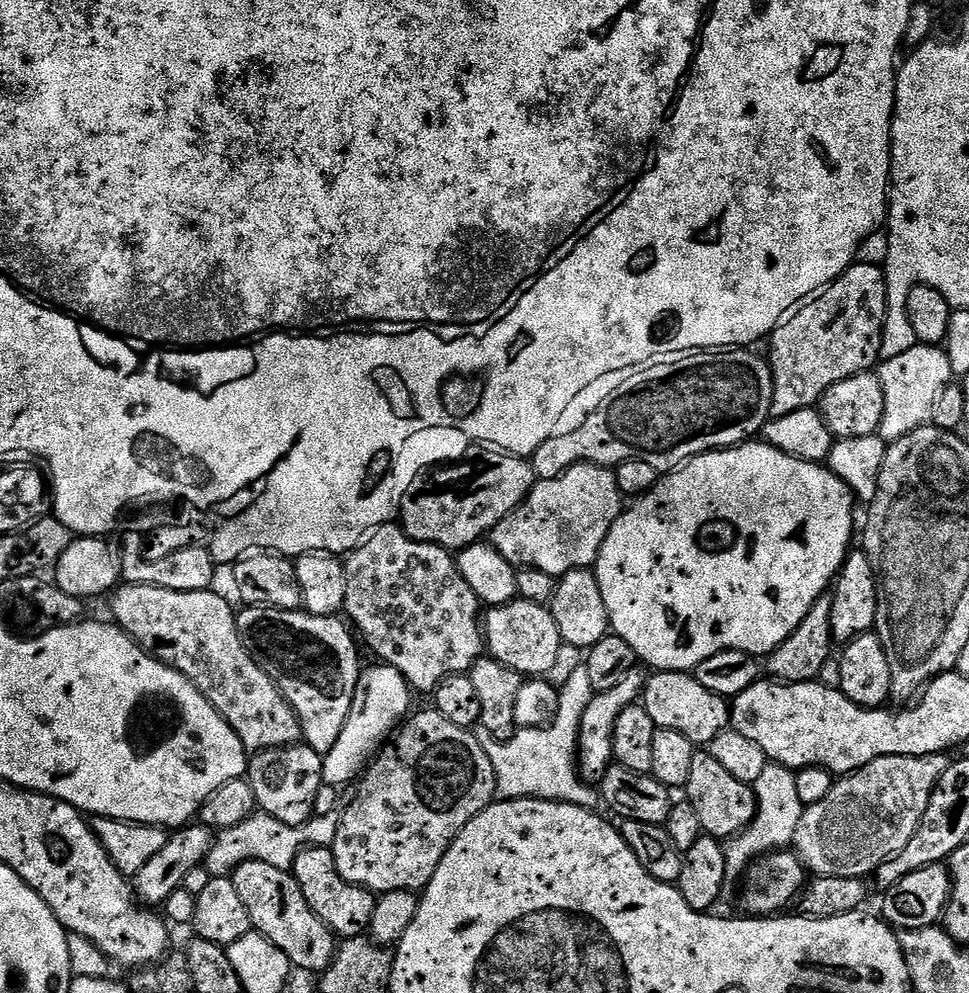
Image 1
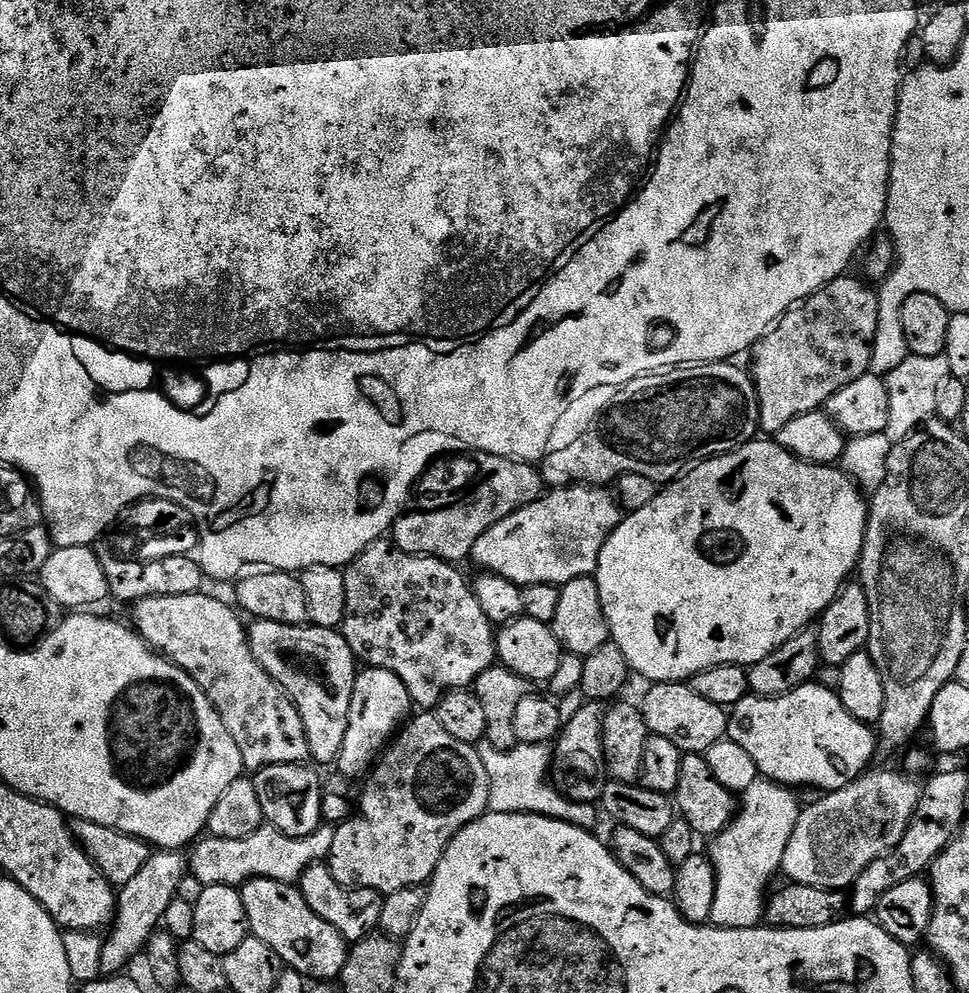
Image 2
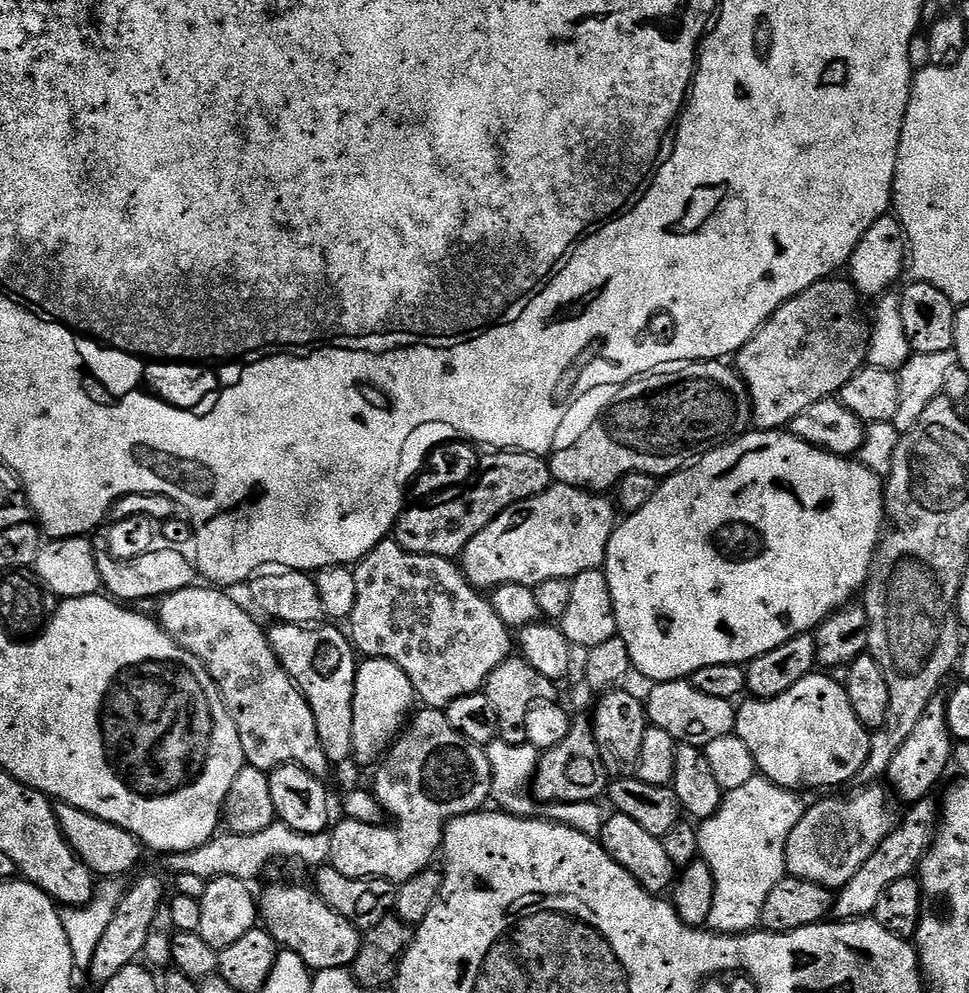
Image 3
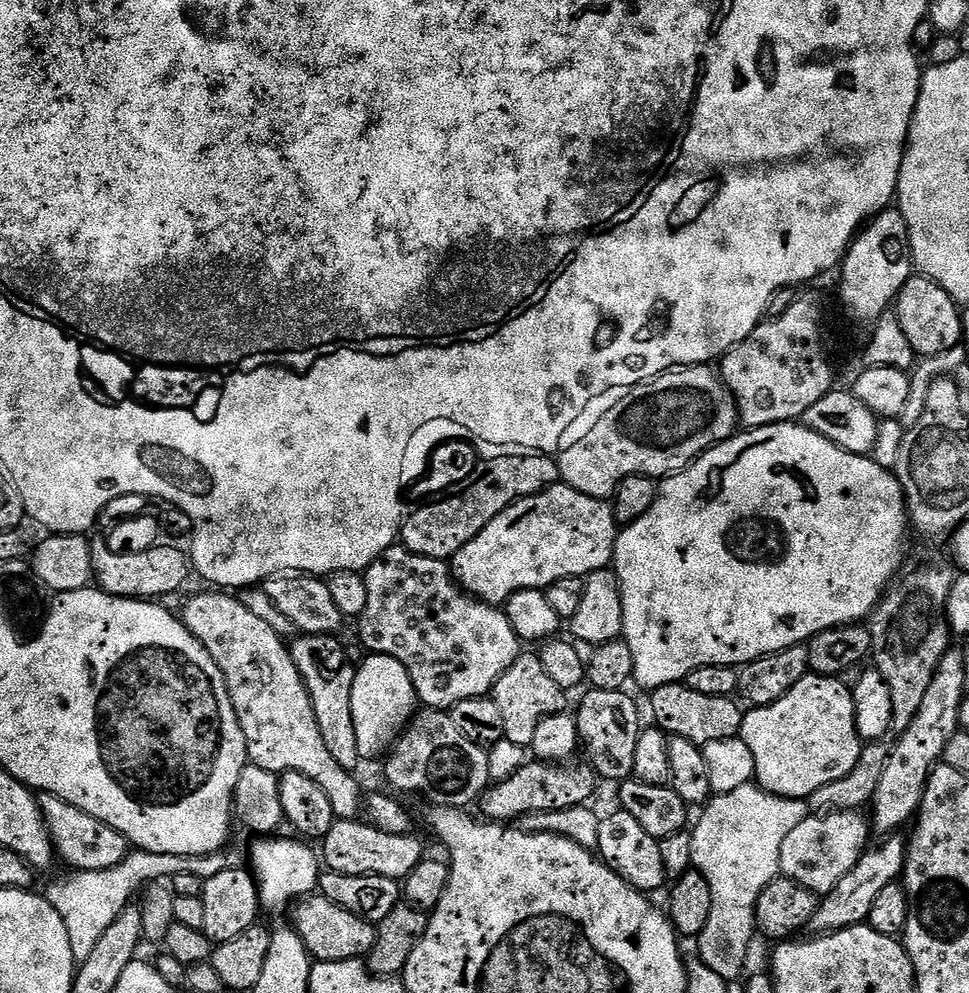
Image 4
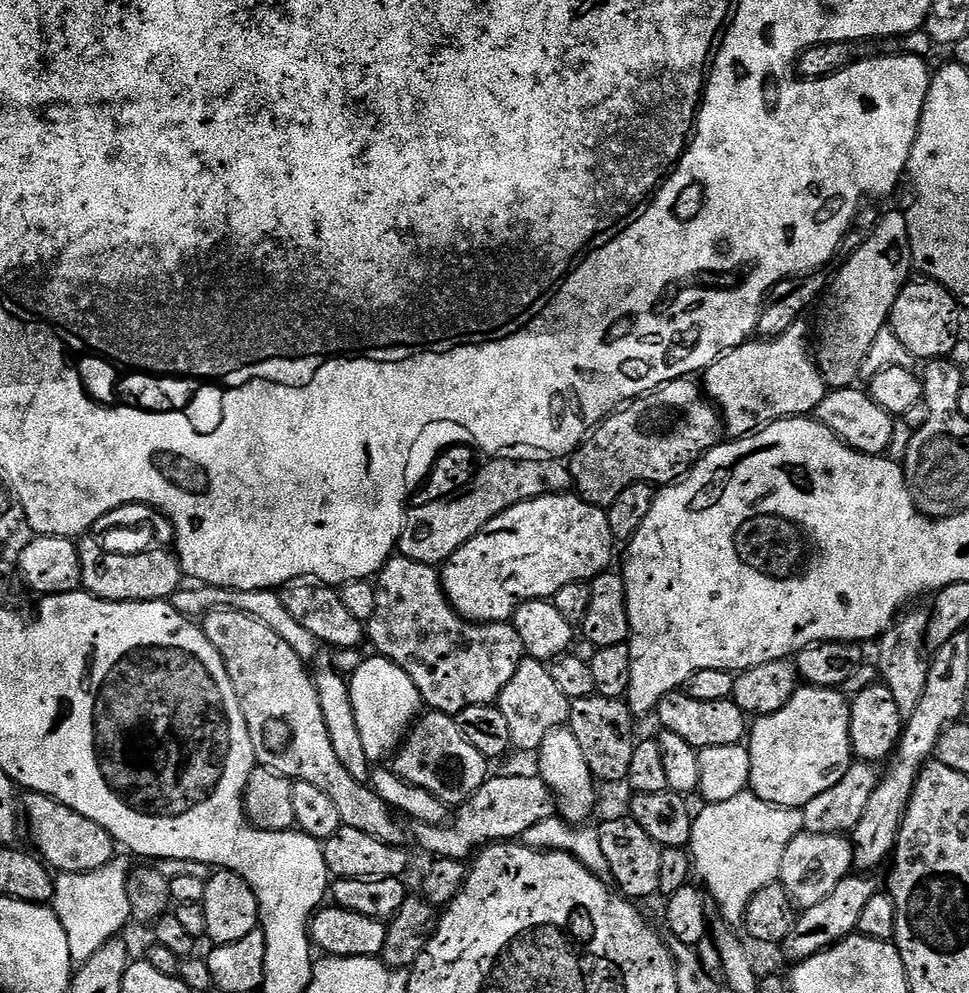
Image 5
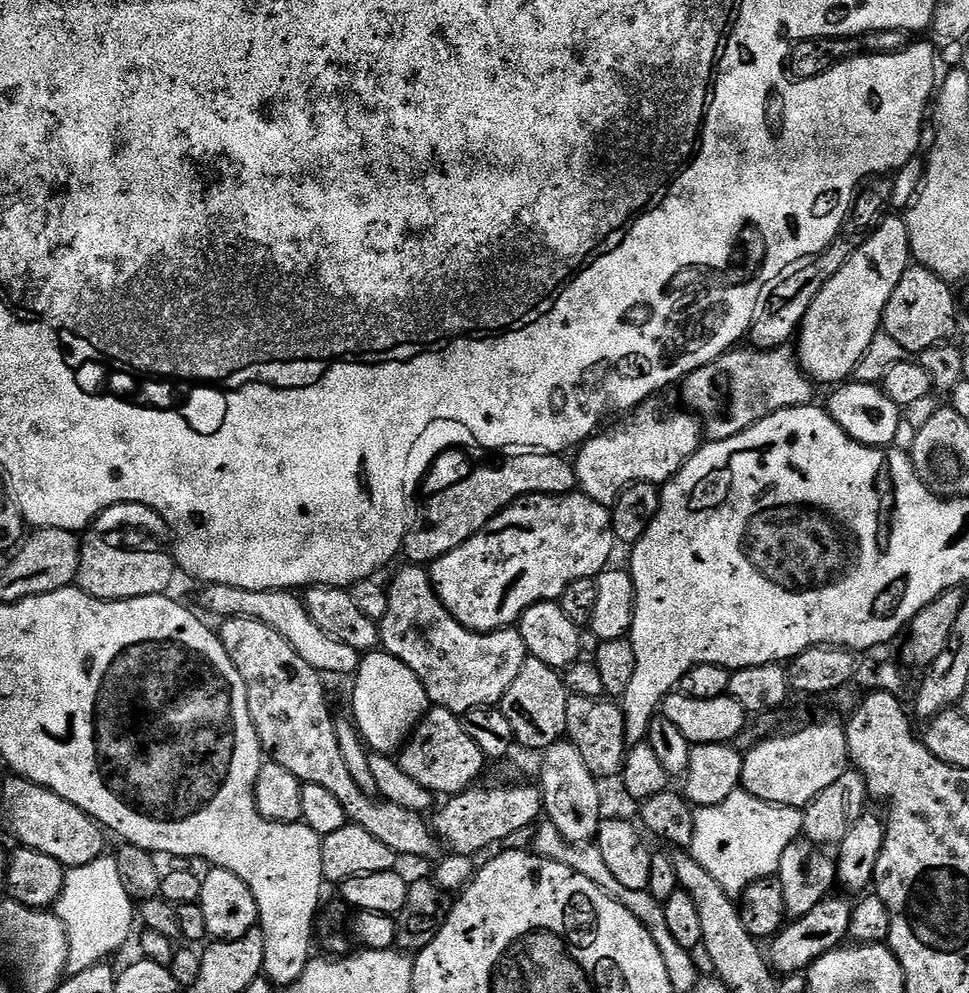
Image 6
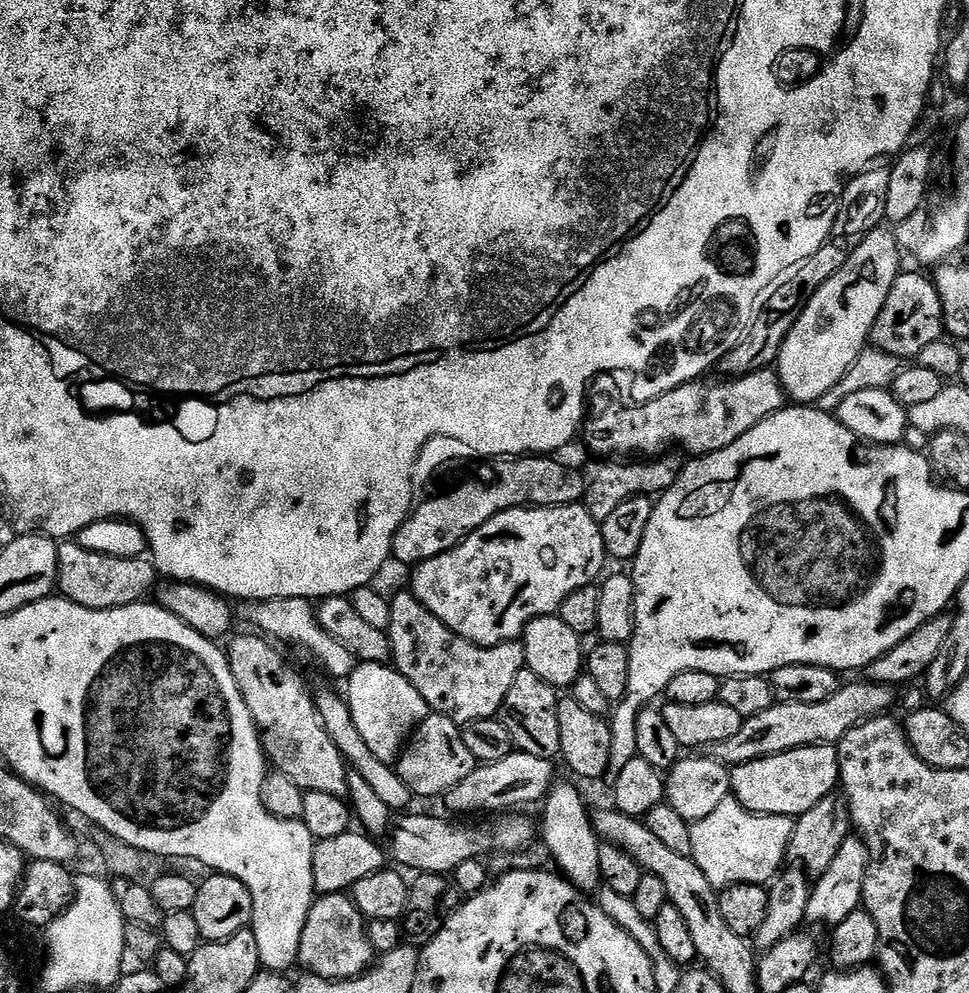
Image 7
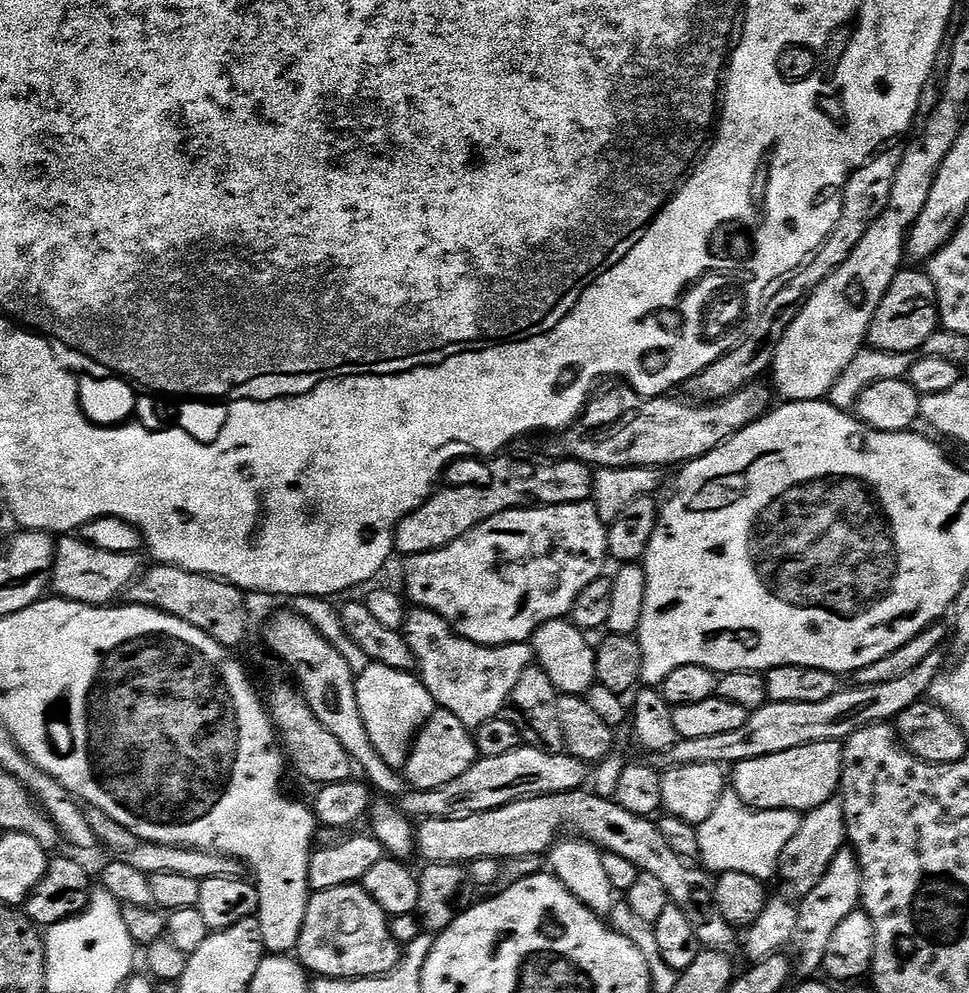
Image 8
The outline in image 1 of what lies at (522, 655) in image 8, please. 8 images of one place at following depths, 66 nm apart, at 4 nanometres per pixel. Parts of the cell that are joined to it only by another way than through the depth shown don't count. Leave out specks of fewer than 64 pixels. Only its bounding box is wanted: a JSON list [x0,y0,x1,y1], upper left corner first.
[344,522,485,693]

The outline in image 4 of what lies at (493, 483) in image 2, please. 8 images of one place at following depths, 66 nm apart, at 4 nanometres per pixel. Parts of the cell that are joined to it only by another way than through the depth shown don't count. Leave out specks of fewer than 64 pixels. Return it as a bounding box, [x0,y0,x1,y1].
[399,455,560,561]

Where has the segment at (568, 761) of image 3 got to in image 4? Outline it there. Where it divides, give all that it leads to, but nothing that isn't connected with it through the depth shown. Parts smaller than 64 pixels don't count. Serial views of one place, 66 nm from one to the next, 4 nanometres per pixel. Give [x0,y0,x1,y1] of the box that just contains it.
[478,760,598,824]

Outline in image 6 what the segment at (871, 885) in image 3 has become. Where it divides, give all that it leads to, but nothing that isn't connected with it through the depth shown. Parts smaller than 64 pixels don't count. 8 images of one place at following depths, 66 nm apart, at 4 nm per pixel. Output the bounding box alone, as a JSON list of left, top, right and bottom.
[770,895,853,976]

